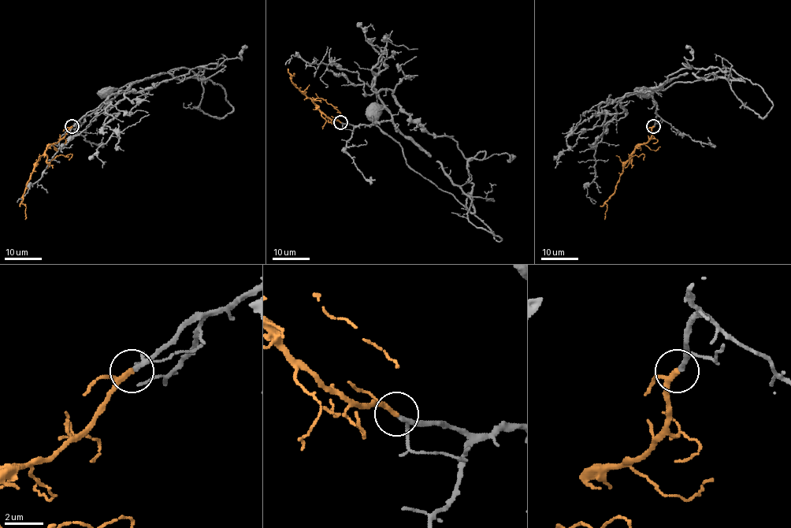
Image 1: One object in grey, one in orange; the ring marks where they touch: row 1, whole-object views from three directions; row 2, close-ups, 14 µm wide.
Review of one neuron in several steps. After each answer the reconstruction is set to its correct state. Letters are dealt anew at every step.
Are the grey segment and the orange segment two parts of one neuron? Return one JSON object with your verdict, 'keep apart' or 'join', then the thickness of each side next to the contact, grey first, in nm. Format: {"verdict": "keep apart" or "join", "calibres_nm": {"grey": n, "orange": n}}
{"verdict": "join", "calibres_nm": {"grey": 160, "orange": 190}}

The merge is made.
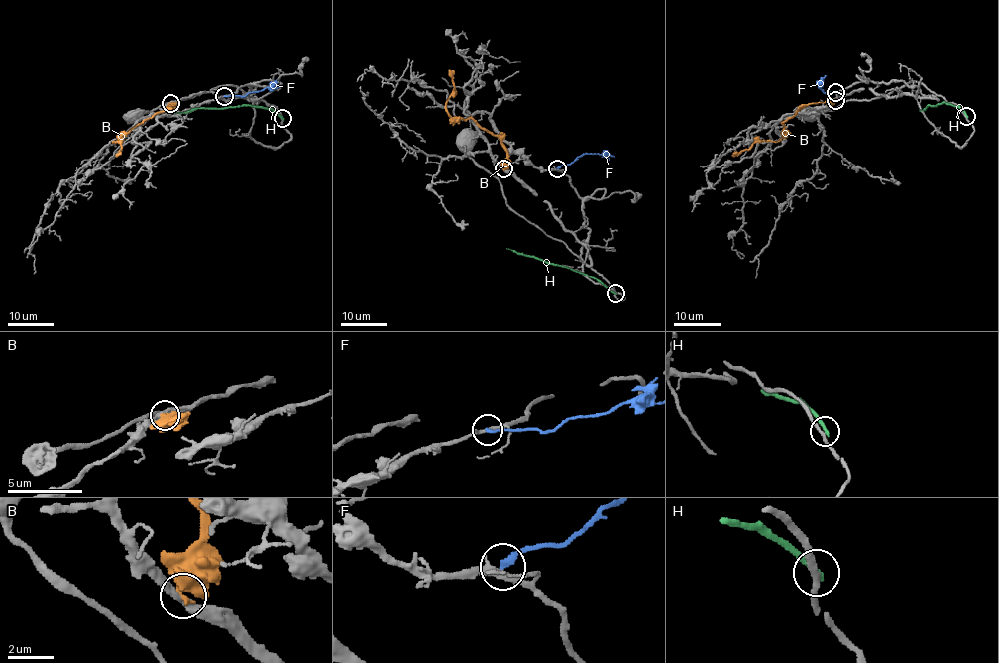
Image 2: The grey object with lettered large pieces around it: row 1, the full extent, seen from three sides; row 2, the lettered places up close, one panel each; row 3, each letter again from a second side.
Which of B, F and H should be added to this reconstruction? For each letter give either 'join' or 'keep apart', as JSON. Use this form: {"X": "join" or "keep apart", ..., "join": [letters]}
{"B": "keep apart", "F": "keep apart", "H": "keep apart", "join": []}

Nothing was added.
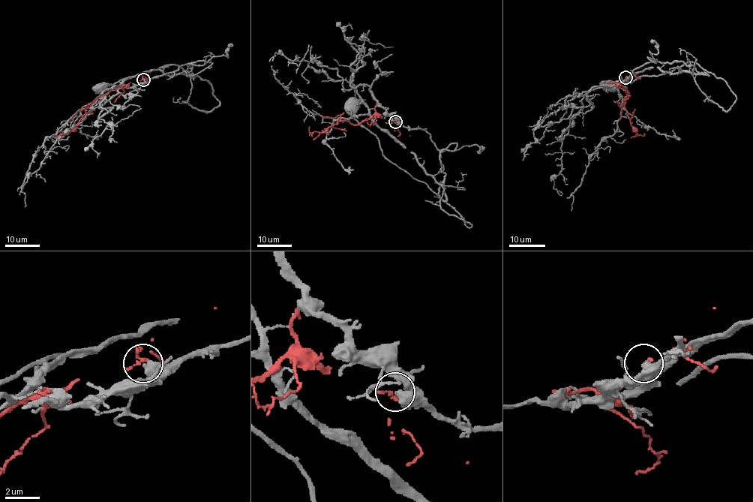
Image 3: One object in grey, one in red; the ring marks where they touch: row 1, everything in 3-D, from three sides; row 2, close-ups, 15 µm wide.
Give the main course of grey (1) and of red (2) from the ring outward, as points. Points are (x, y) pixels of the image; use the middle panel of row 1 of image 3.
1: (395, 121), (424, 130), (440, 151), (445, 174), (440, 196), (382, 154), (379, 139), (354, 117), (354, 104)
2: (394, 121), (372, 115), (358, 124), (338, 121), (322, 132), (311, 133), (309, 127)

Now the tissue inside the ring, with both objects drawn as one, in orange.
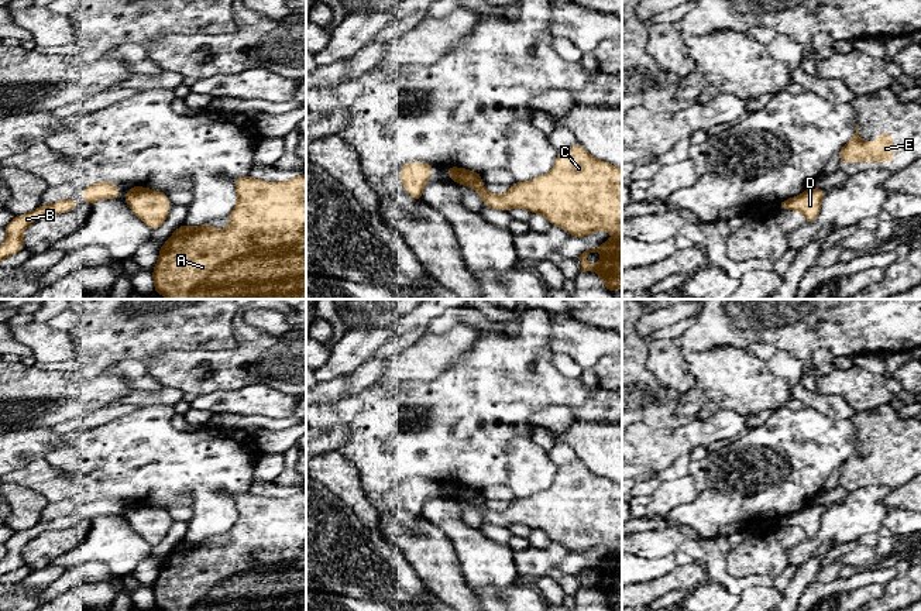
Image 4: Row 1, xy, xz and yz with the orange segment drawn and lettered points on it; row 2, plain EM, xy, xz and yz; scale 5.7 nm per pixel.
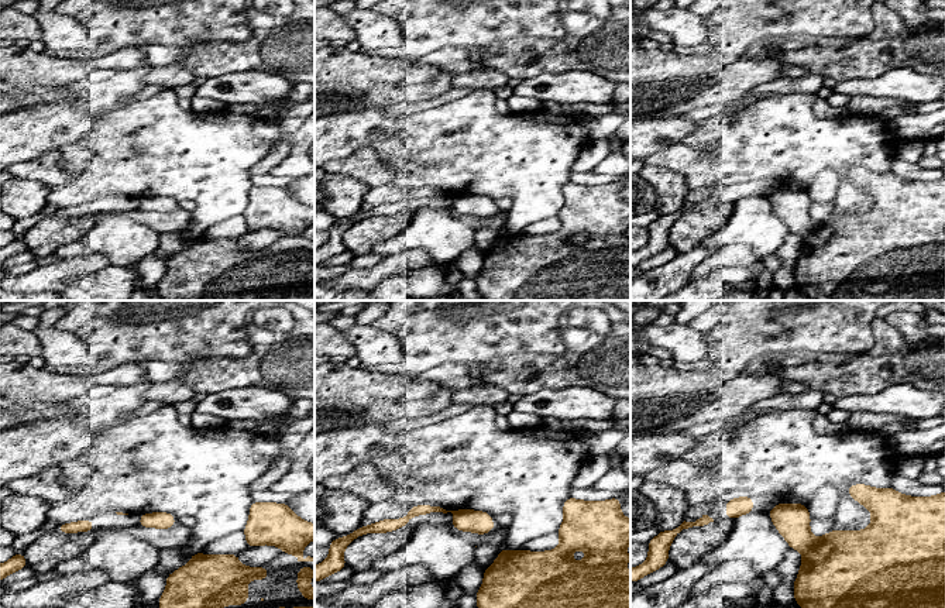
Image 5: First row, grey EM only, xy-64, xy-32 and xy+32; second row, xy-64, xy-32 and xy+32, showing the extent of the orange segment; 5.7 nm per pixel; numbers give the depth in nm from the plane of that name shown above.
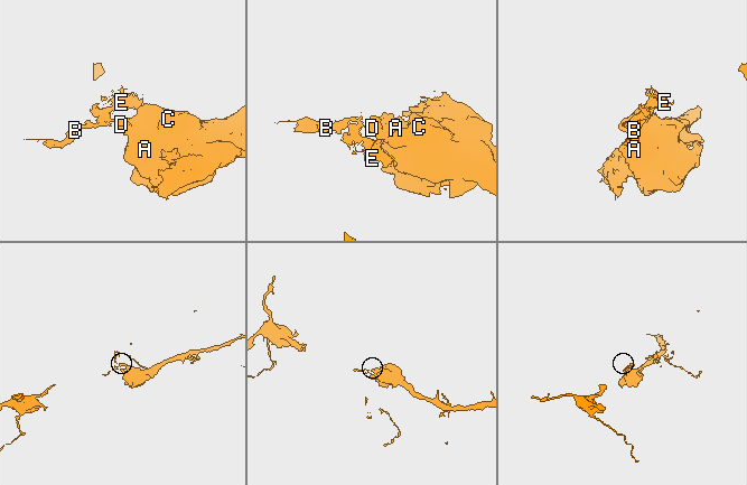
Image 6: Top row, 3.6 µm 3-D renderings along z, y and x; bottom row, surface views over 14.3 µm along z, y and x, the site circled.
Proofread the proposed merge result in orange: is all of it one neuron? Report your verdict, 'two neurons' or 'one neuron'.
two neurons

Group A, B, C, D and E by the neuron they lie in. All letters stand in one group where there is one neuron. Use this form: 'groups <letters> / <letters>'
groups A C D / B E

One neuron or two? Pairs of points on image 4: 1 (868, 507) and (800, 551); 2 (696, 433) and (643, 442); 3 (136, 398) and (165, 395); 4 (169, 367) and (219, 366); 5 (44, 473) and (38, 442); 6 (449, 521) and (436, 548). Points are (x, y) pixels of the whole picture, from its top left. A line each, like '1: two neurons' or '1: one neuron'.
1: one neuron
2: one neuron
3: one neuron
4: one neuron
5: two neurons
6: two neurons

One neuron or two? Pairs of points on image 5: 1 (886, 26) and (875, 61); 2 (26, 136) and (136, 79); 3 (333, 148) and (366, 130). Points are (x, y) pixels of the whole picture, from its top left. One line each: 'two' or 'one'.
1: one
2: one
3: one

